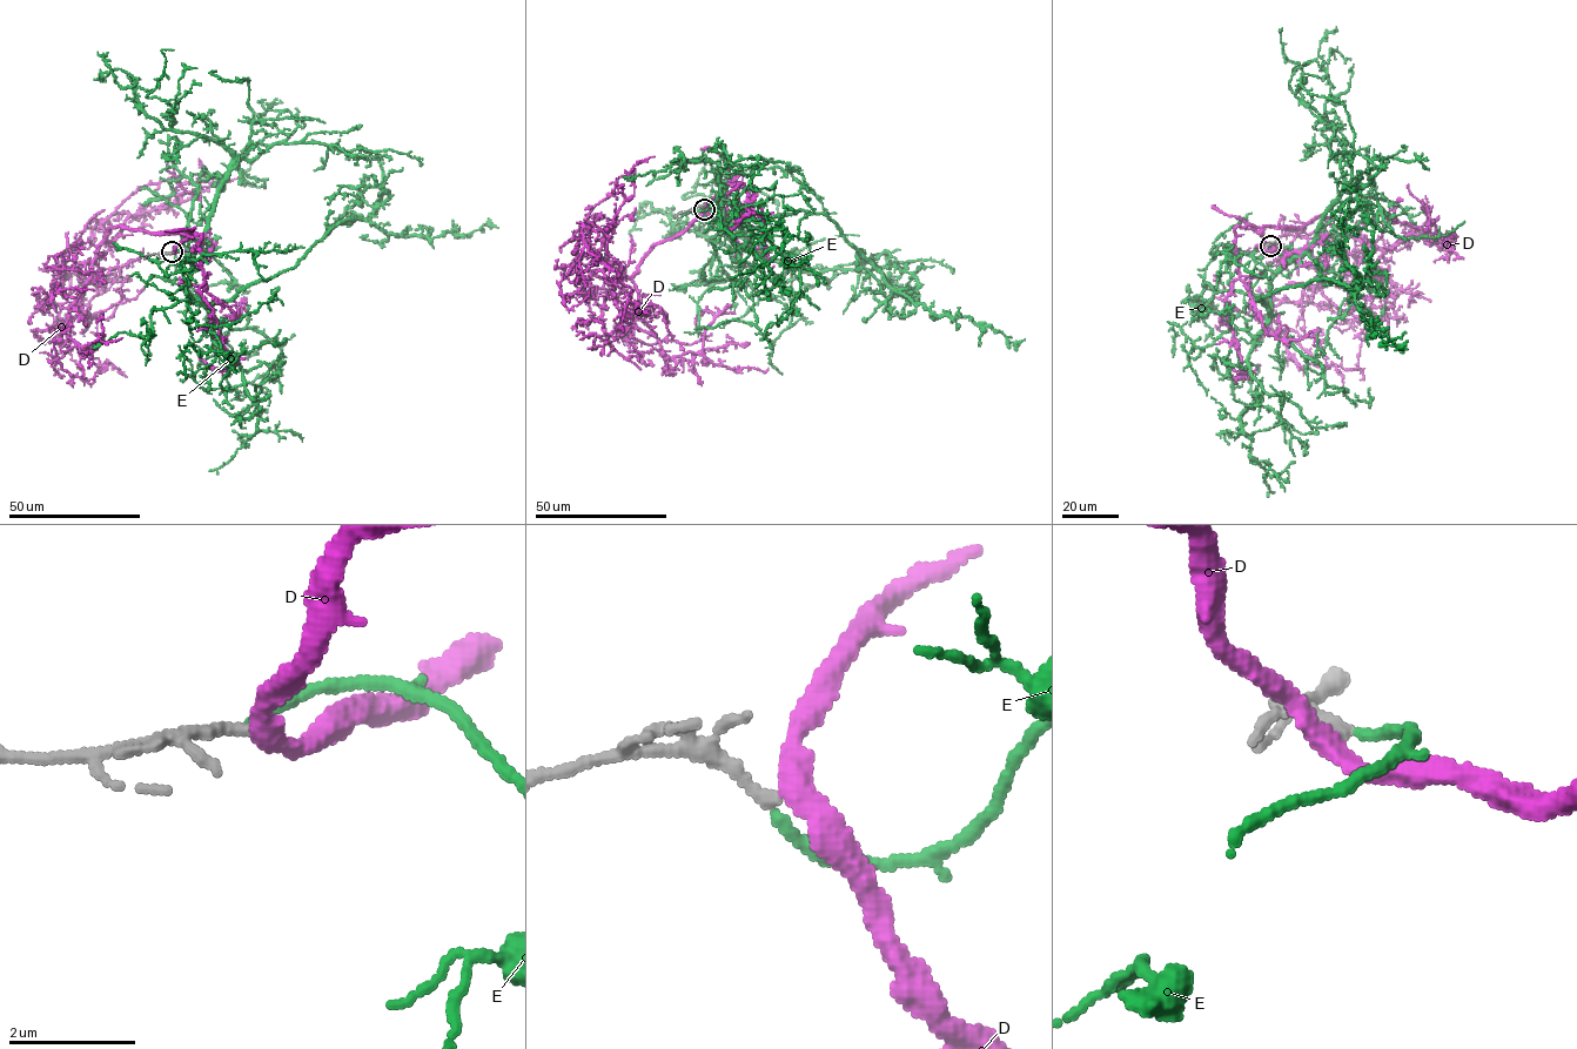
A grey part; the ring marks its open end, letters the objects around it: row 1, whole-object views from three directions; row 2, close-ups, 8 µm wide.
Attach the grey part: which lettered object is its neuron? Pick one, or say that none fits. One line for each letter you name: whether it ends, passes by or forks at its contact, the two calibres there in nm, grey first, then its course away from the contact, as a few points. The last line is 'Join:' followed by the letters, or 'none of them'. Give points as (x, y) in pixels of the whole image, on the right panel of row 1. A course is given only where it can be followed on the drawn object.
E: it ends; calibres 200 and 160 nm; course (1270, 246), (1261, 262), (1273, 273), (1270, 315), (1259, 300), (1335, 281), (1354, 294), (1368, 336), (1394, 349)
Join: E

